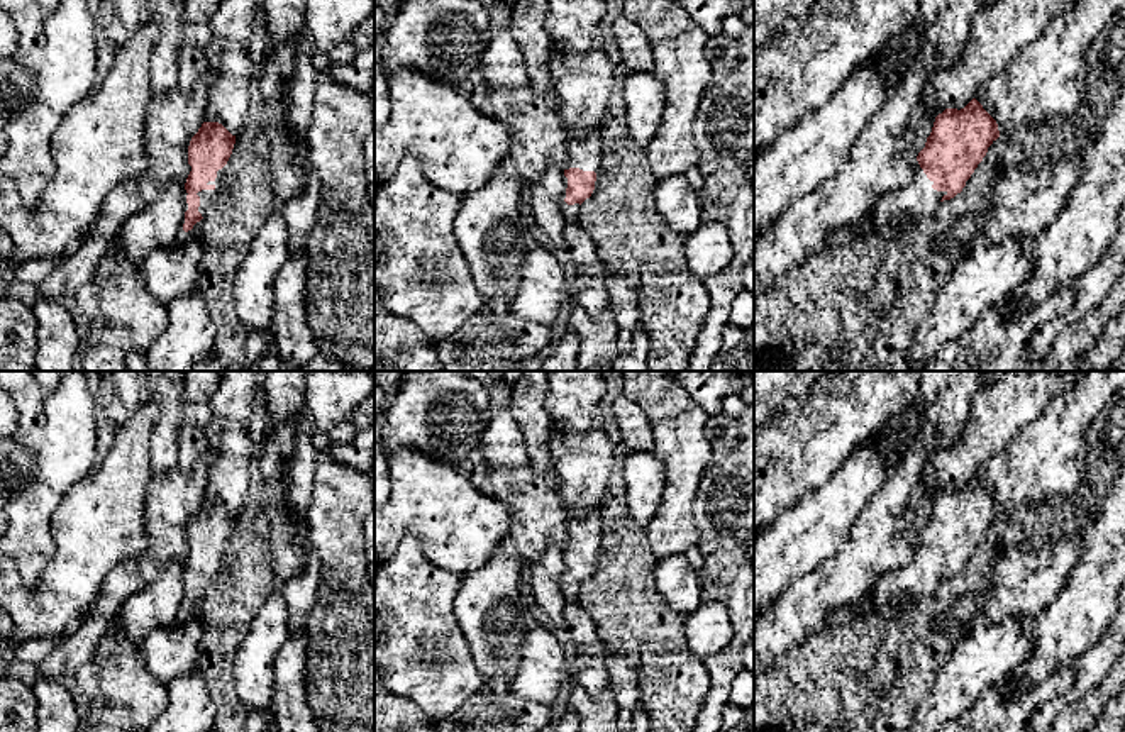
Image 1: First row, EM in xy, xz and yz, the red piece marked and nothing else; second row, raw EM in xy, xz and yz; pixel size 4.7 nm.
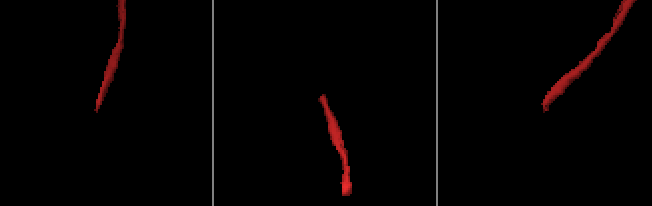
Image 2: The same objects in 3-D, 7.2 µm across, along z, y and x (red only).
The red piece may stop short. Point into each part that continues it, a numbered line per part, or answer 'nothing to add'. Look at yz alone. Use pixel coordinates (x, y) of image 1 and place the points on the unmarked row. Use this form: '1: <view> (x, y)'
1: yz (917, 578)

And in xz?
1: xz (585, 532)

